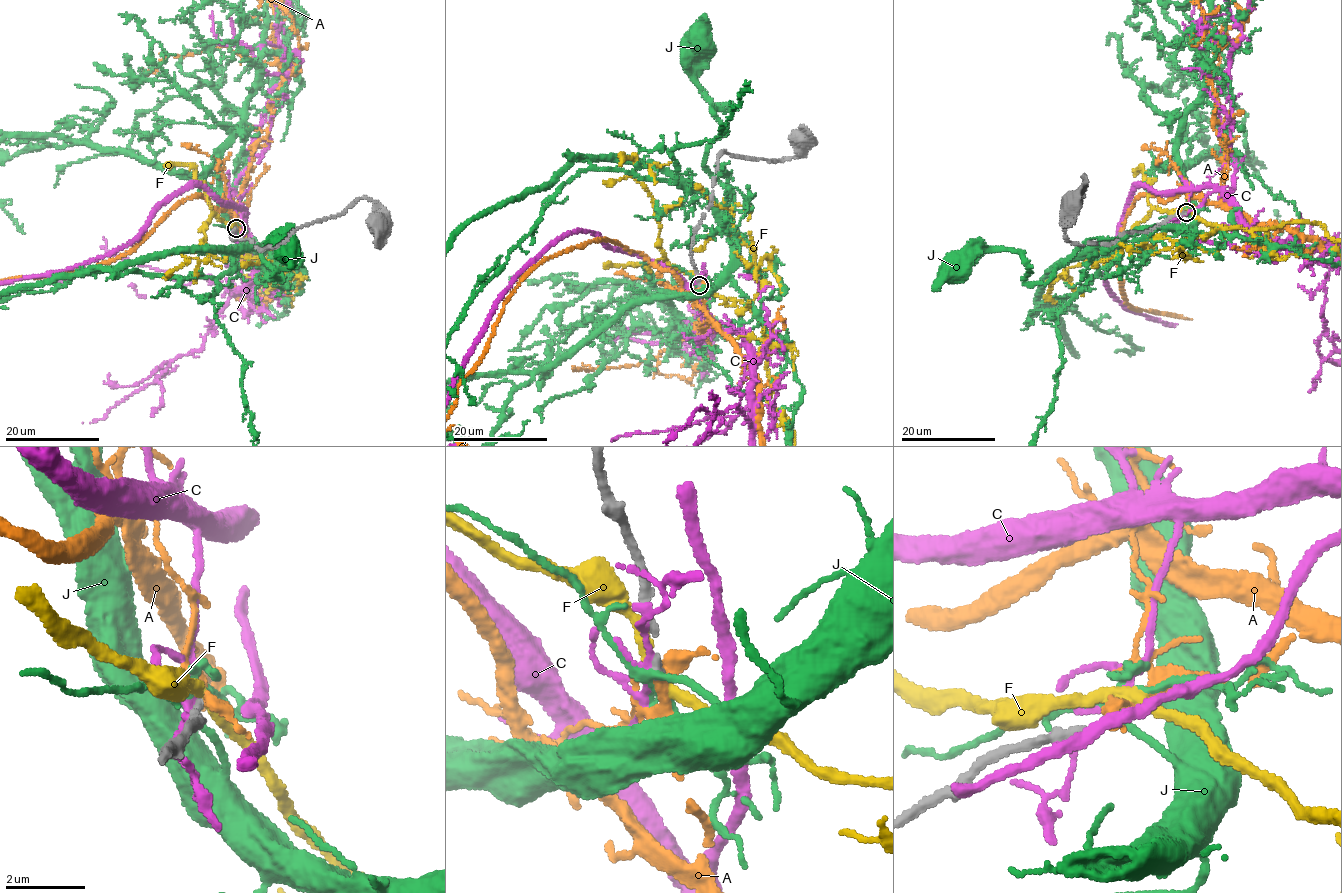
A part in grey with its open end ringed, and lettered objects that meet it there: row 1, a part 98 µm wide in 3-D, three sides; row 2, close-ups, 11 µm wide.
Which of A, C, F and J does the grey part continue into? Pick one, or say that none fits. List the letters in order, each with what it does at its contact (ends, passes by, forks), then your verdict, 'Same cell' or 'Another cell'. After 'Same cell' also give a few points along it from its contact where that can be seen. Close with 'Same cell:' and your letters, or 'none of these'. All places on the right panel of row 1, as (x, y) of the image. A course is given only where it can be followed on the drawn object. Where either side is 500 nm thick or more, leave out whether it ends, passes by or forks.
A: It passes by. Same cell
C: It forks there. Another cell
F: It passes by. Another cell
J: It forks there. Another cell
Same cell: A

